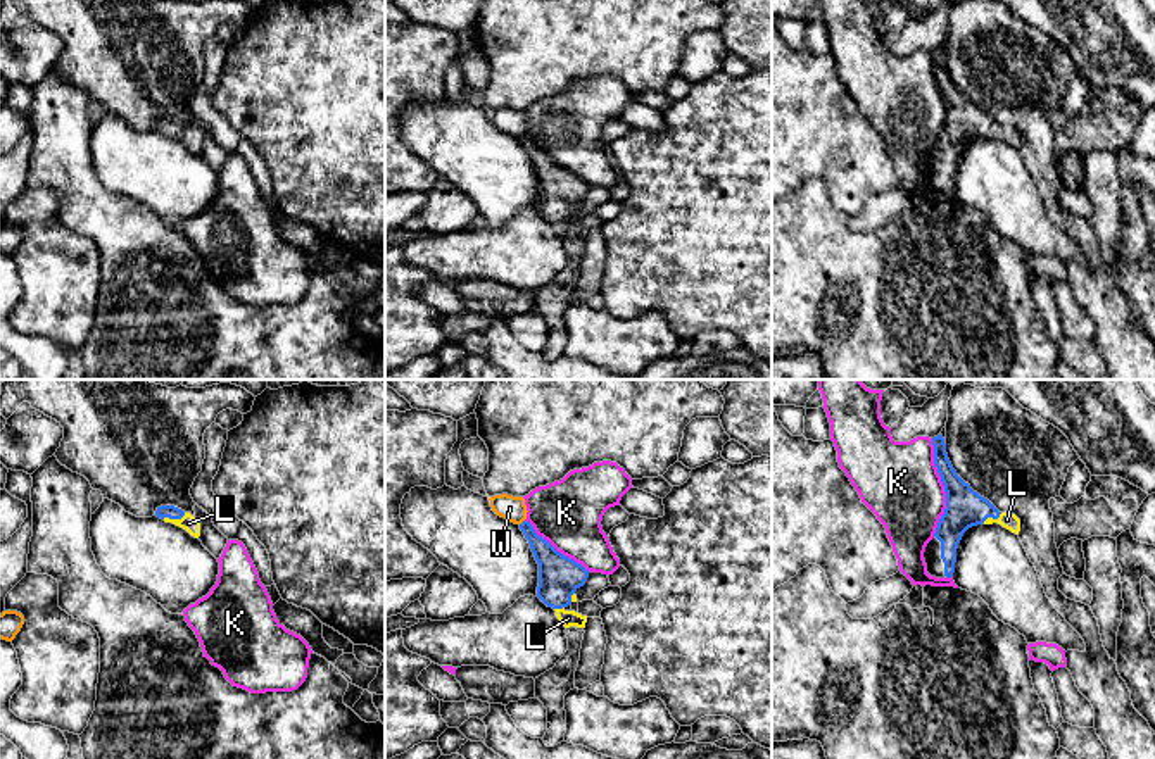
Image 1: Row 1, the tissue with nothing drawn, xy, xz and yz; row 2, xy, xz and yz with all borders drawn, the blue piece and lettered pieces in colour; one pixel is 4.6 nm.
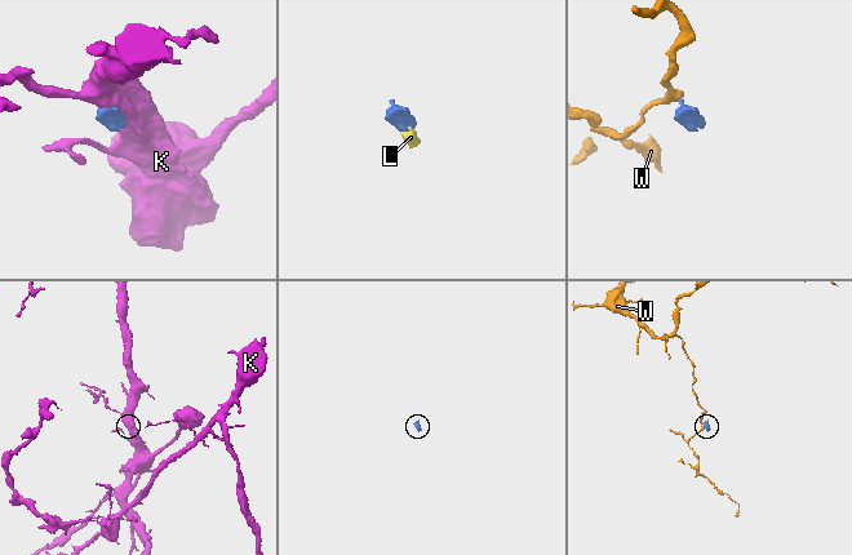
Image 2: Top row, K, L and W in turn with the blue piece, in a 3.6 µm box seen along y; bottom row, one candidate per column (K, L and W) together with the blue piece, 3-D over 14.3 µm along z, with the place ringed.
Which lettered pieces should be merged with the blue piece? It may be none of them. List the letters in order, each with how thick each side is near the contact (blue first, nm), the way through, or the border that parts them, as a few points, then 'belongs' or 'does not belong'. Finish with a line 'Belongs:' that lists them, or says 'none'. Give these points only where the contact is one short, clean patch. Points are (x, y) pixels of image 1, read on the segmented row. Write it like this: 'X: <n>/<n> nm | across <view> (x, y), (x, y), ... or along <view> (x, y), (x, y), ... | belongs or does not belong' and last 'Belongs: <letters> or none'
K: 180/380 nm | does not belong
L: 60/70 nm | across xy (164, 511), (173, 518), (182, 518), (189, 523) | belongs
W: 140/120 nm | along xz (523, 520), (520, 525) | does not belong
Belongs: L

